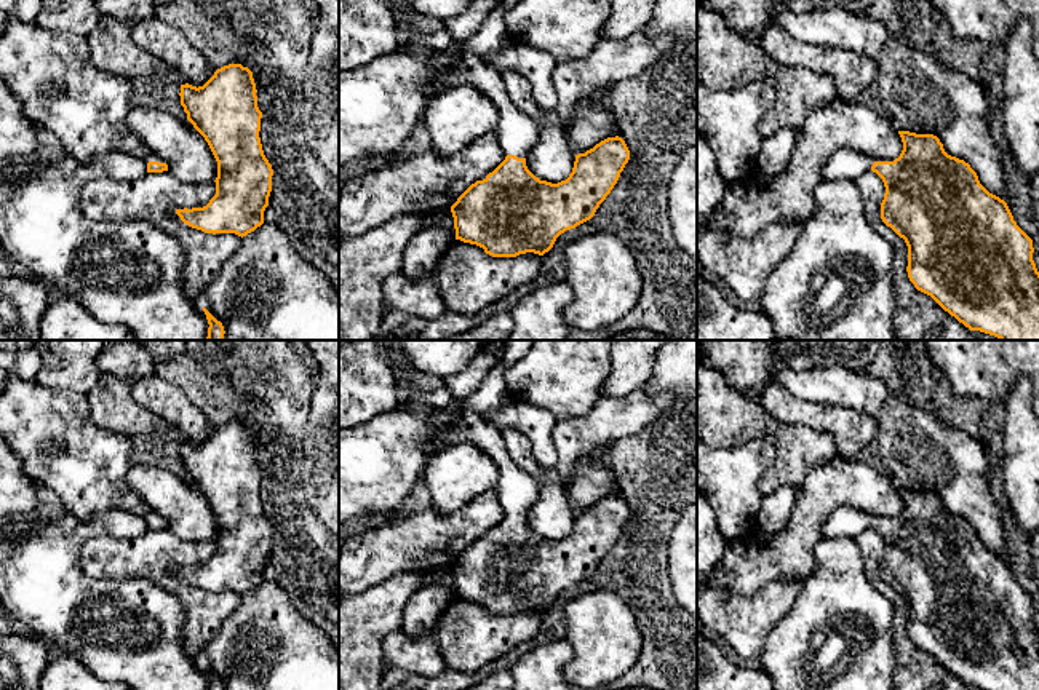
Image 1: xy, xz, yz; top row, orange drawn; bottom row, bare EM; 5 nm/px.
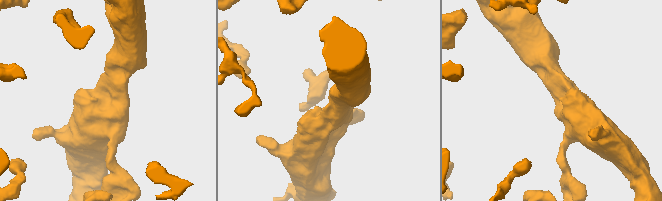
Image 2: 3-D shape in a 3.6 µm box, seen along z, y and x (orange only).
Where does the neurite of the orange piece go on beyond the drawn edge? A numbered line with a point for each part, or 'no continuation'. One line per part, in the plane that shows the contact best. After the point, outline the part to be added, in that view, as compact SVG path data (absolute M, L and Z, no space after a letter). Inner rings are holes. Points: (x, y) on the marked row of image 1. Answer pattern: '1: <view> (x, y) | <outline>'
1: xz (517, 133) | M499 3L483 21L480 30L460 43L457 62L441 77L425 85L425 93L438 96L457 85L472 85L491 97L500 118L497 142L504 155L526 158L537 141L537 125L510 101L502 72L491 62L510 35L505 26L505 8Z

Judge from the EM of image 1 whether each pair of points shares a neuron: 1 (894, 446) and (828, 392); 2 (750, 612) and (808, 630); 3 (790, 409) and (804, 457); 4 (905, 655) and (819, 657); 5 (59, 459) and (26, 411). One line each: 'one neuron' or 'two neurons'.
1: one neuron
2: two neurons
3: two neurons
4: two neurons
5: one neuron

